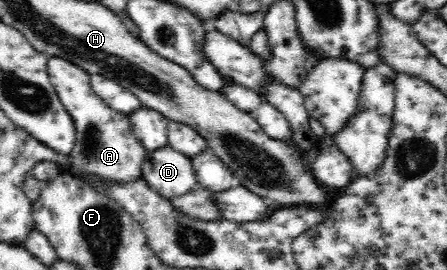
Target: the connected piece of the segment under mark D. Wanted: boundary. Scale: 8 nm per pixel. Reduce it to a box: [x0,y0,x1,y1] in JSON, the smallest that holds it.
[142,146,197,200]

